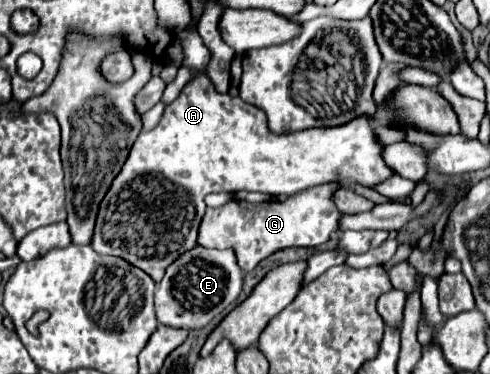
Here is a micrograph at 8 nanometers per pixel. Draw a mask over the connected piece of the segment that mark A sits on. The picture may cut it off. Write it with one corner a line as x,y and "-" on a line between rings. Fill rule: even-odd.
199,74
183,88
179,98
165,108
157,126
149,132
141,132
139,140
135,140
119,176
113,180
109,192
99,204
91,246
97,254
117,256
135,264
147,272
155,284
159,284
165,268
183,252
197,246
199,224
207,208
203,198
207,194
245,190
269,196
293,196
299,190
327,182
345,182
347,178
369,188
393,176
393,172
385,166
381,152
383,148
379,146
365,116
335,128
309,128
303,132
273,134
267,128
267,116
261,108
243,102
239,96
219,94
207,76
-
121,188
131,190
131,196
123,202
119,196

